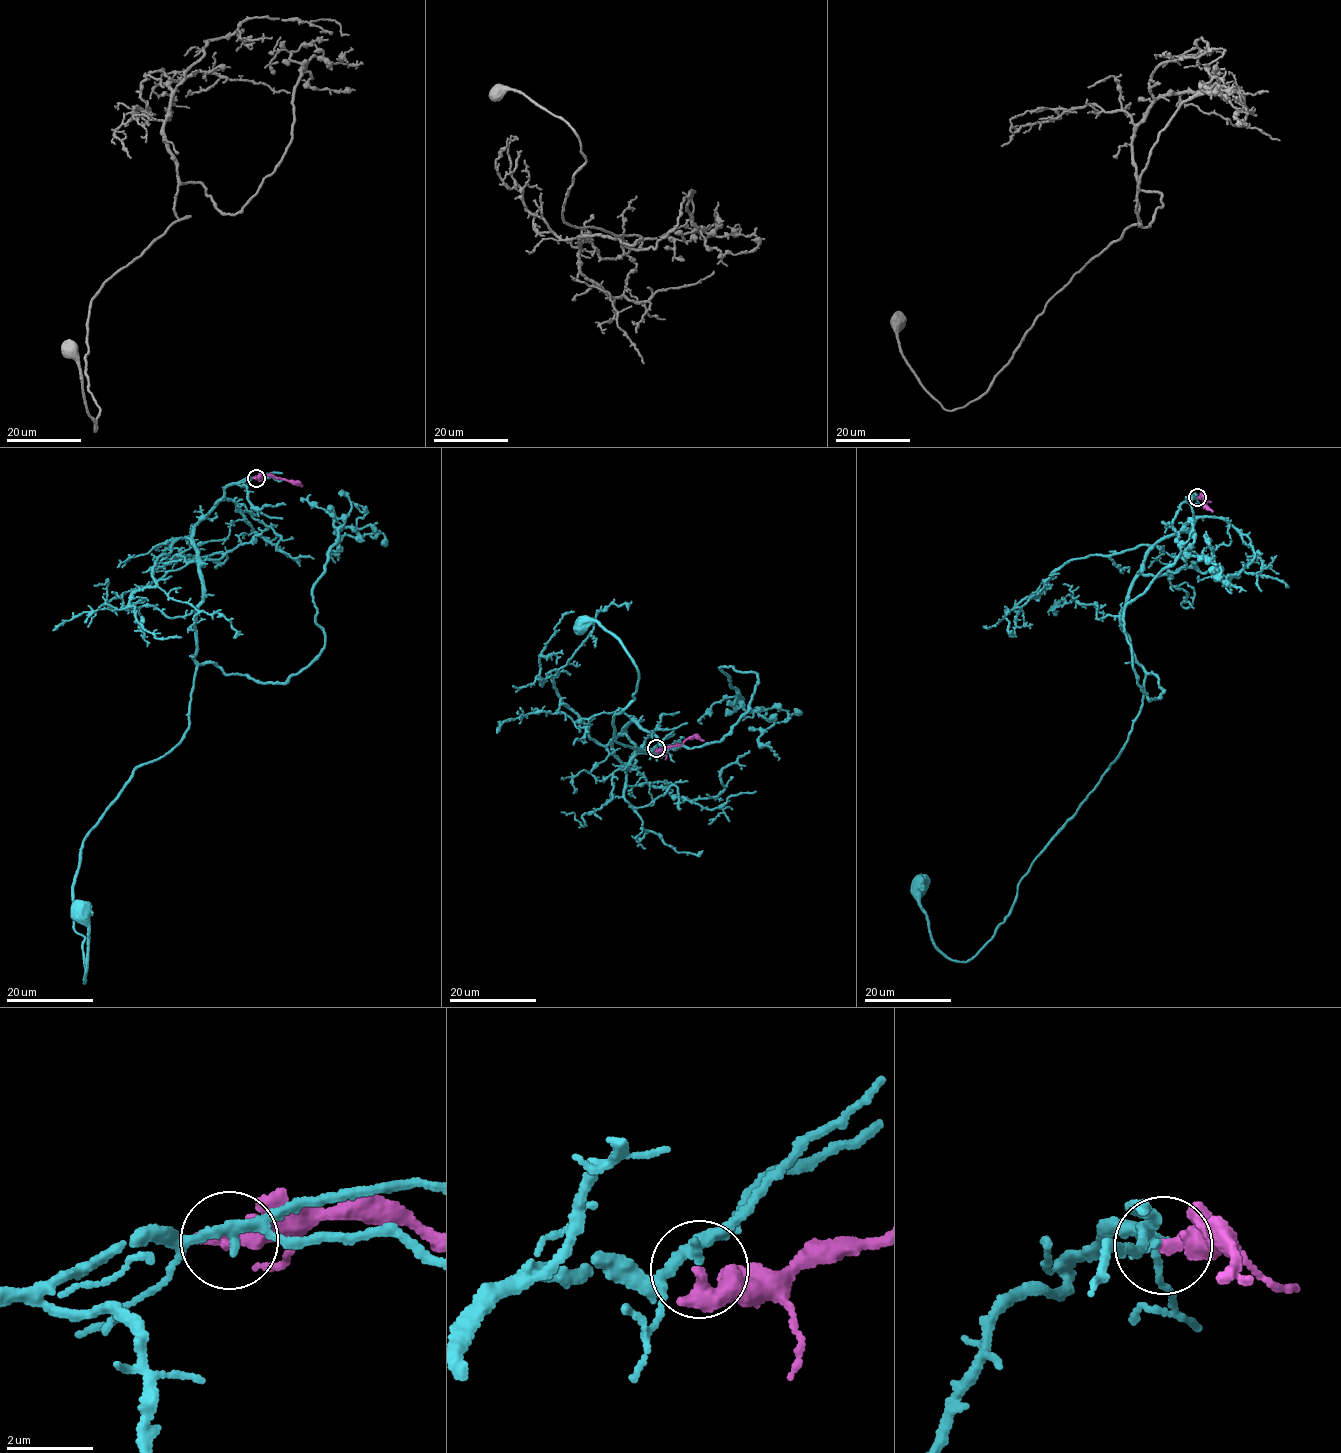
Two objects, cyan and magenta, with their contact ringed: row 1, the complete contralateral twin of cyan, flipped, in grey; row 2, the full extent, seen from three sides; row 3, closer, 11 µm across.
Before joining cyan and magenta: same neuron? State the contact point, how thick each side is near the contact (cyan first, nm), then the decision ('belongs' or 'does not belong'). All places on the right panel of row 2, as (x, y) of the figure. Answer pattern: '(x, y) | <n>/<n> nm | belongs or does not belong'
(1197, 497) | 180/420 nm | does not belong

